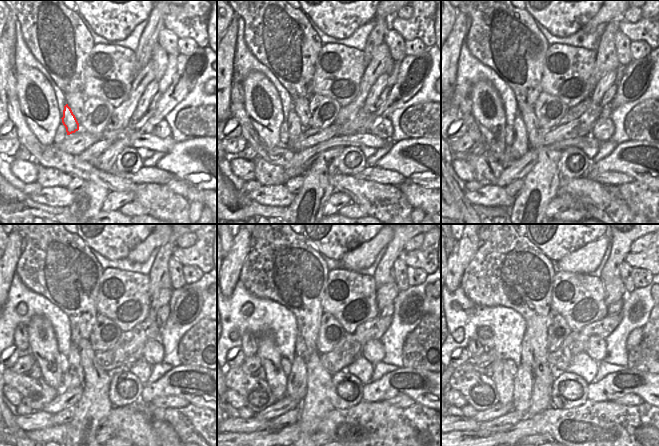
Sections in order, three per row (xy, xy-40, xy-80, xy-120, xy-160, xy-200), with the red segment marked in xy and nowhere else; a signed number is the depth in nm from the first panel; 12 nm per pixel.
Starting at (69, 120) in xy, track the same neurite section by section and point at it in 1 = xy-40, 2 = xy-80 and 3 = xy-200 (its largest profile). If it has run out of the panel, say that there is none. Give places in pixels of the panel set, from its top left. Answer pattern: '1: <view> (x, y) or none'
1: xy-40 (295, 128)
2: xy-80 (520, 146)
3: xy-200 (523, 379)

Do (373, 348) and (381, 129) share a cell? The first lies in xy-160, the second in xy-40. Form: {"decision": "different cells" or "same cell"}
{"decision": "same cell"}

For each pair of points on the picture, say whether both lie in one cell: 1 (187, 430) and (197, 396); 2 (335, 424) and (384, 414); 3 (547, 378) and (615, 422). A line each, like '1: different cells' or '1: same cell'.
1: different cells
2: same cell
3: different cells

